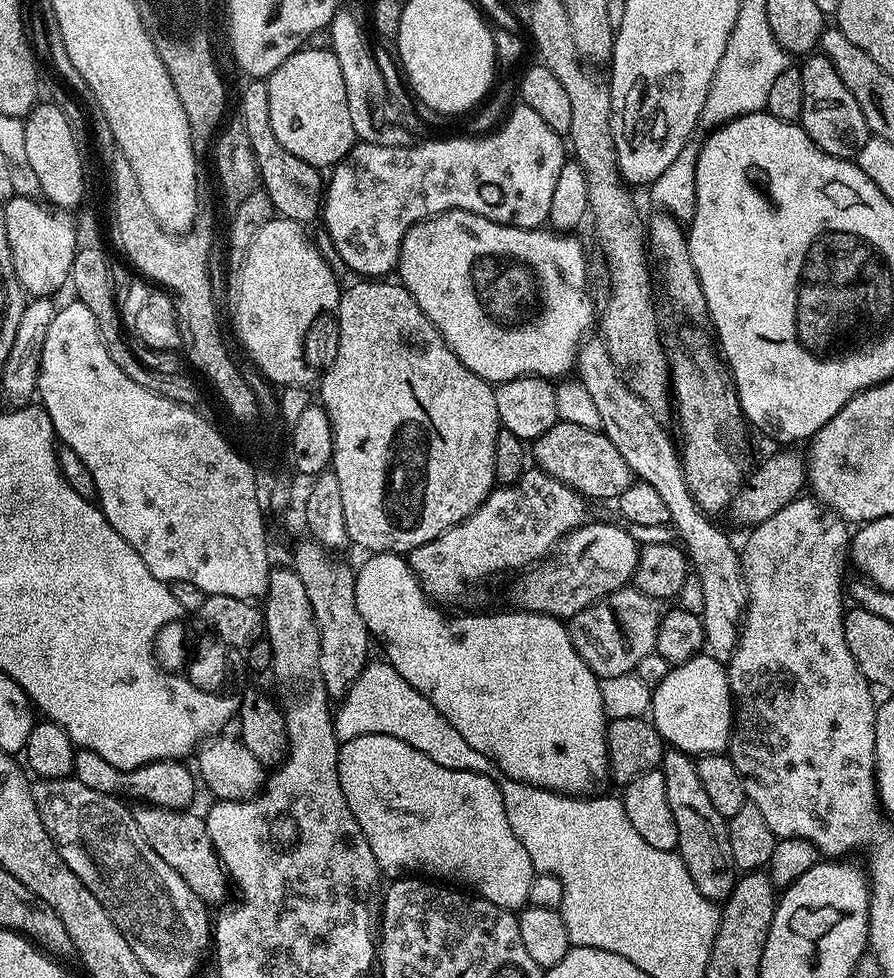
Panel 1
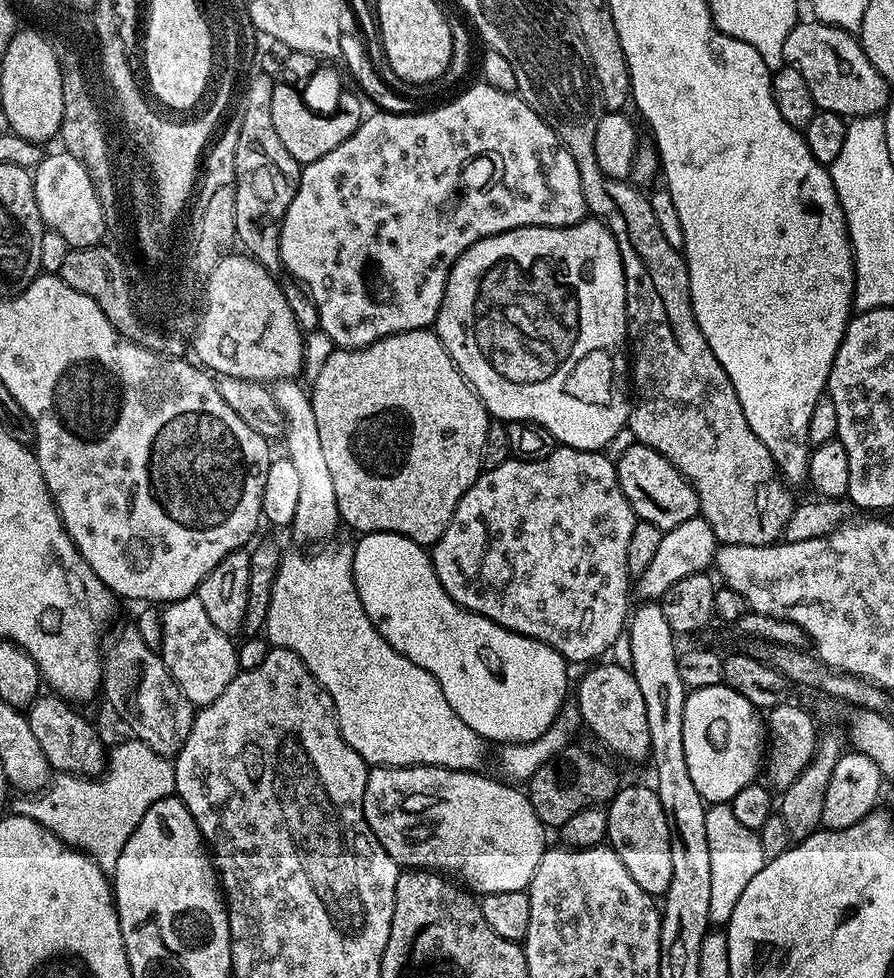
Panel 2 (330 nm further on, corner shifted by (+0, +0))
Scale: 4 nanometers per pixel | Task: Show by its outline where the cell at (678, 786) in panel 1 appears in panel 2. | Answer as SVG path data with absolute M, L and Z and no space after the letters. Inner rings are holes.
M597 663L589 667L580 685L575 685L574 700L580 705L580 718L585 729L589 728L606 747L612 752L617 752L626 760L644 760L651 757L650 750L650 725L646 723L646 702L642 698L642 690L638 690L638 682L634 678L631 667L620 664Z

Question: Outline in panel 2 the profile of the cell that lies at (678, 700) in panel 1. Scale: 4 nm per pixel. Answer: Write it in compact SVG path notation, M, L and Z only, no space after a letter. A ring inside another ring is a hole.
M715 684L714 686L706 686L705 688L693 688L684 697L684 709L682 710L682 746L686 746L686 767L690 769L690 778L694 782L694 787L698 789L698 794L709 805L726 804L732 801L734 794L738 794L738 790L742 790L742 786L753 783L757 779L756 771L761 771L762 757L766 752L766 724L762 719L761 713L751 704L746 702L746 698L742 698L742 694L738 694L727 684Z

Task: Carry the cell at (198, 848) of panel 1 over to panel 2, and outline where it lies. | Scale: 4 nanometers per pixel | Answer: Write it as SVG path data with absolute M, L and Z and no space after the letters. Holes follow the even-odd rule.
M41 694L36 697L26 710L30 731L42 746L42 754L46 754L49 769L60 774L70 776L86 776L95 778L106 767L106 747L104 740L96 733L96 728L80 712L75 712L75 707L63 696L55 694Z

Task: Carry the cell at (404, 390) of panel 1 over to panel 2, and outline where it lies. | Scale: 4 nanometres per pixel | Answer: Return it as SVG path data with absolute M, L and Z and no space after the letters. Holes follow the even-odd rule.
M419 328L409 332L390 334L365 348L336 348L330 354L330 358L326 358L322 370L318 370L311 384L310 395L314 406L314 419L318 422L318 439L322 442L322 451L334 482L334 498L338 498L341 521L347 527L349 524L356 534L397 532L416 544L425 546L435 544L438 538L442 538L462 494L466 494L466 490L470 490L470 486L480 476L482 442L486 442L486 430L490 423L486 406L478 398L474 389L468 385L468 380L458 370L446 346L442 346L442 342L436 337L435 331Z

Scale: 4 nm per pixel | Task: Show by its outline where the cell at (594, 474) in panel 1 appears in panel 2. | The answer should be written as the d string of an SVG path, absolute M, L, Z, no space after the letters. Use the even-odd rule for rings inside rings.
M636 443L615 461L615 465L618 486L622 486L622 494L626 494L637 520L645 520L667 530L700 515L700 503L694 486L670 461L662 458L658 450Z

